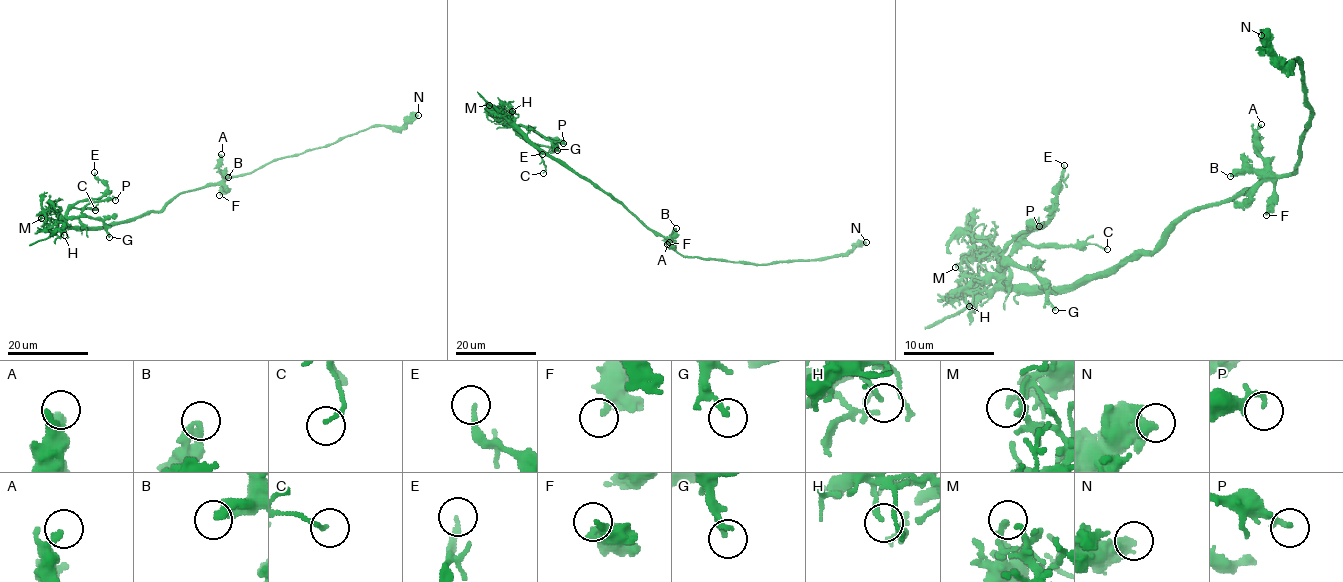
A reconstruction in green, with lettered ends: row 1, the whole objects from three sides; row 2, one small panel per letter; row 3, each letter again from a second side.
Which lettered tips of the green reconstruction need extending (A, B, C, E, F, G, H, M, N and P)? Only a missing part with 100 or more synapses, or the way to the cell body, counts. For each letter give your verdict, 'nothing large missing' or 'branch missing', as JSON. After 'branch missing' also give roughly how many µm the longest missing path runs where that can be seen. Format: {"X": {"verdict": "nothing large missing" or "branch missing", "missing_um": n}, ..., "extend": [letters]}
{"A": {"verdict": "nothing large missing"}, "B": {"verdict": "nothing large missing"}, "C": {"verdict": "nothing large missing"}, "E": {"verdict": "nothing large missing"}, "F": {"verdict": "nothing large missing"}, "G": {"verdict": "nothing large missing"}, "H": {"verdict": "nothing large missing"}, "M": {"verdict": "nothing large missing"}, "N": {"verdict": "nothing large missing"}, "P": {"verdict": "nothing large missing"}, "extend": []}

